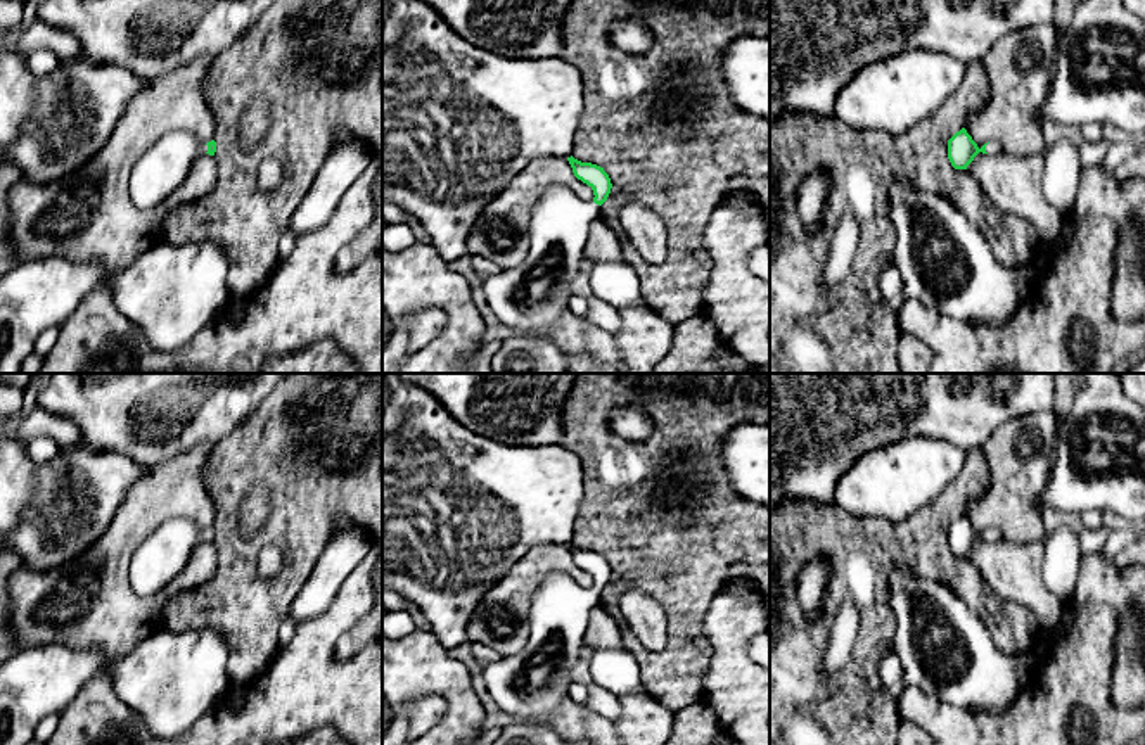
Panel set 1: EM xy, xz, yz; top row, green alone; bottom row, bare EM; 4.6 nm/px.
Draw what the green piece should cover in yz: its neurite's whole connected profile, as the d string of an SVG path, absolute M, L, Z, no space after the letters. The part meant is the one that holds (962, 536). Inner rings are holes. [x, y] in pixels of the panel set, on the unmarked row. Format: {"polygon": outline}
{"polygon": "M965 515L956 519L948 527L948 546L955 557L967 557L979 539L989 543L1005 543L1005 536L1000 529L989 529L979 536Z"}

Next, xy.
{"polygon": "M168 519L161 525L157 525L135 550L130 569L128 579L133 591L140 596L152 596L168 586L187 565L194 548L202 543L209 541L214 543L216 529L211 527L208 531L199 529L194 522L187 519Z"}

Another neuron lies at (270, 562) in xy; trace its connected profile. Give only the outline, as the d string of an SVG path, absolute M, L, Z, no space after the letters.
M277 544L266 546L256 562L256 570L261 577L272 579L277 577L285 569L284 550Z

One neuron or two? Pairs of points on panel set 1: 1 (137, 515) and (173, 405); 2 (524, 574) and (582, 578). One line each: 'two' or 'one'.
1: two
2: one

